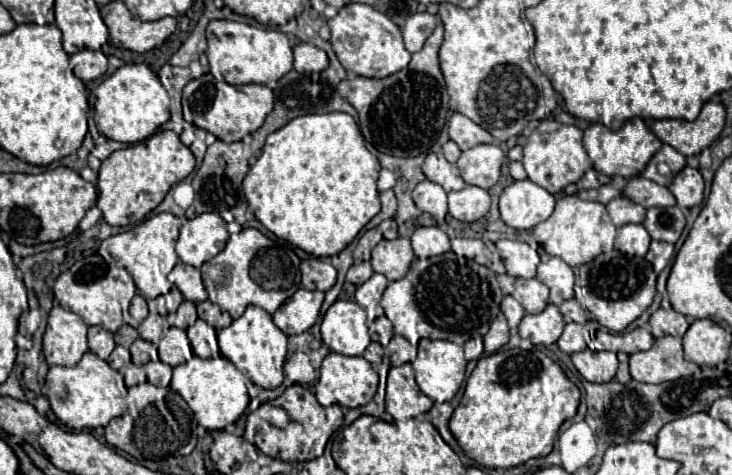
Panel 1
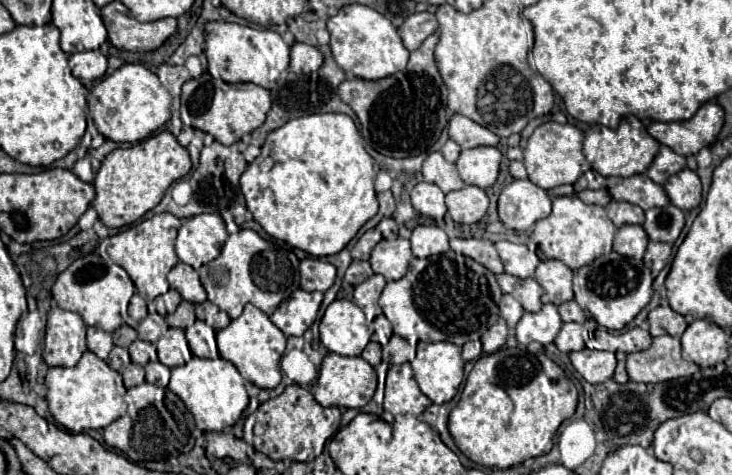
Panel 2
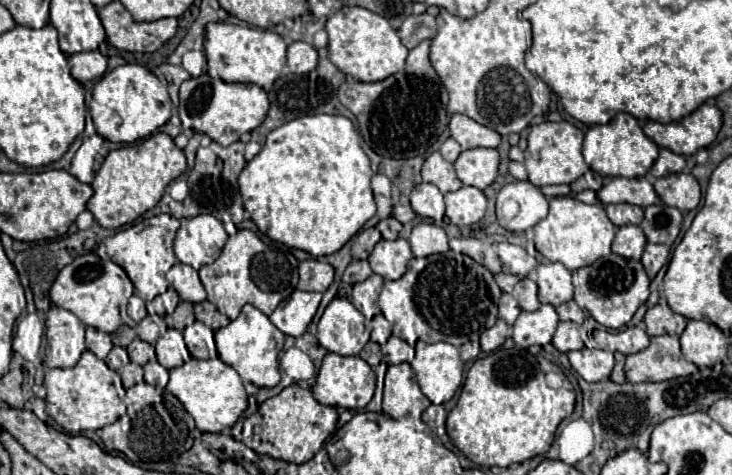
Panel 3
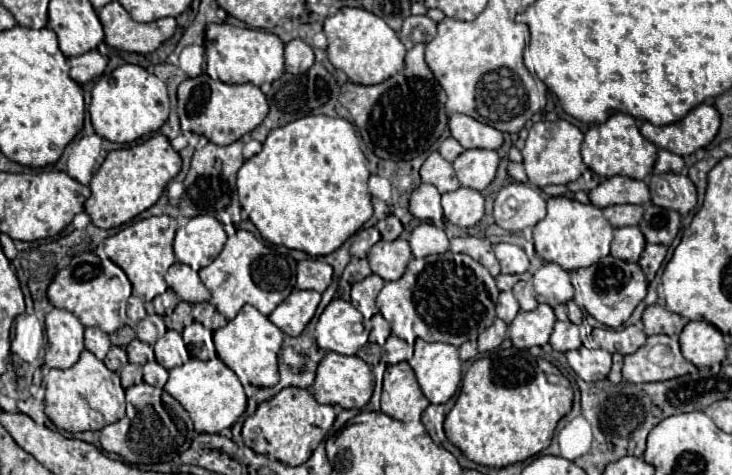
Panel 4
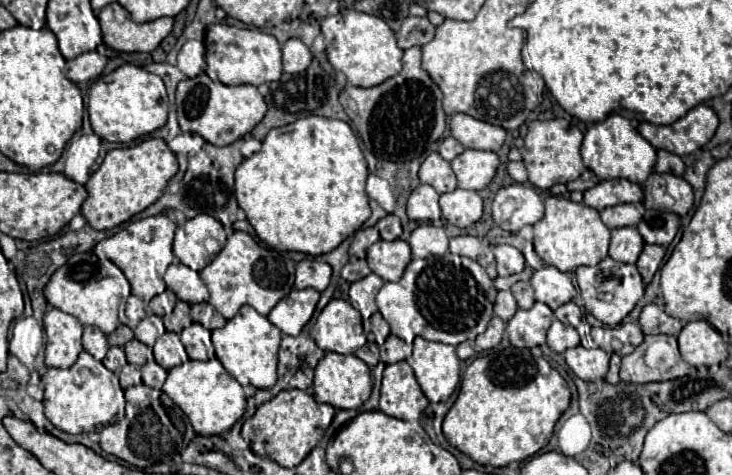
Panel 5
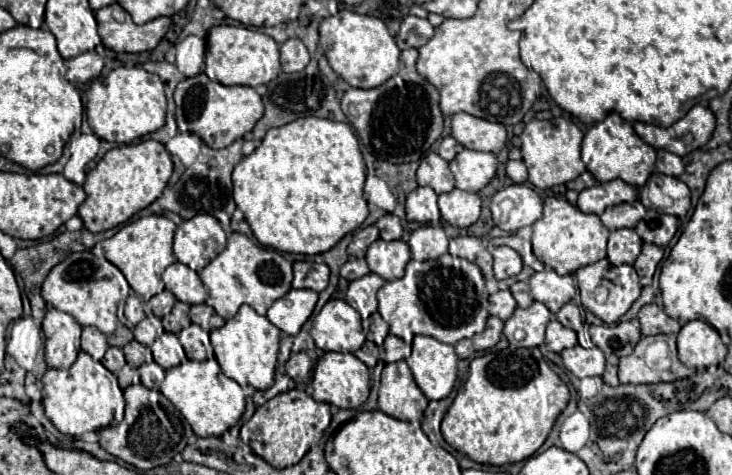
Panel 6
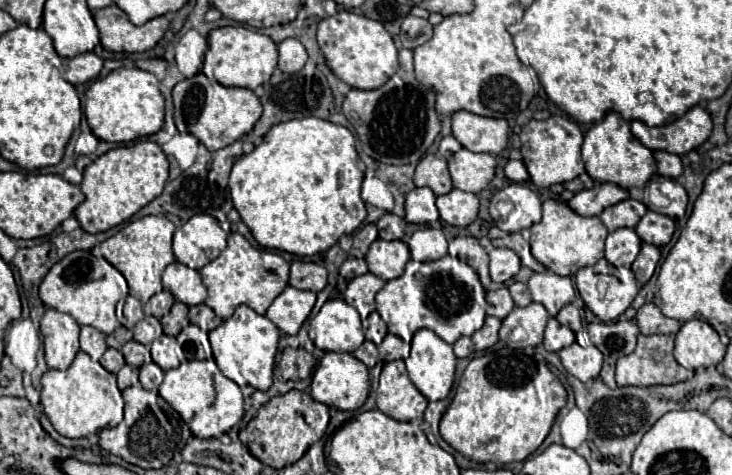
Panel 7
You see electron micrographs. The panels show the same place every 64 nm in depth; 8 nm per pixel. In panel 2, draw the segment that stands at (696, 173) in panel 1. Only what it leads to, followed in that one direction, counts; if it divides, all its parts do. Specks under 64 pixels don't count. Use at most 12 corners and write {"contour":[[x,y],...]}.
{"contour":[[690,168],[664,184],[670,202],[692,210],[702,202],[700,178]]}

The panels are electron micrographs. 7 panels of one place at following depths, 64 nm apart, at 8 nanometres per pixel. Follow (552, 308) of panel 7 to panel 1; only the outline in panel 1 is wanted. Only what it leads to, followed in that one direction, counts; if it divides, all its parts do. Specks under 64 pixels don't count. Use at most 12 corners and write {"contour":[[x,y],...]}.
{"contour":[[562,258],[538,266],[550,304],[574,298],[574,270]]}

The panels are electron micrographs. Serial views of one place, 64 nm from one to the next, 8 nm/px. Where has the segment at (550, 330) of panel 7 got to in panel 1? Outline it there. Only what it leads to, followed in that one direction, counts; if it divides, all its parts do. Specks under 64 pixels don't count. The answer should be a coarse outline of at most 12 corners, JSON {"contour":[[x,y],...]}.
{"contour":[[566,324],[558,348],[574,354],[586,348],[582,326]]}

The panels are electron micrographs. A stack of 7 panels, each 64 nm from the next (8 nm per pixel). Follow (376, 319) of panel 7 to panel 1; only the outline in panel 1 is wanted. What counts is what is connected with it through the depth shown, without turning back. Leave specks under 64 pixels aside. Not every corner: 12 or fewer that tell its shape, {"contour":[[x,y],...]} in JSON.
{"contour":[[385,315],[375,320],[376,333],[371,336],[387,346],[393,336],[393,325]]}

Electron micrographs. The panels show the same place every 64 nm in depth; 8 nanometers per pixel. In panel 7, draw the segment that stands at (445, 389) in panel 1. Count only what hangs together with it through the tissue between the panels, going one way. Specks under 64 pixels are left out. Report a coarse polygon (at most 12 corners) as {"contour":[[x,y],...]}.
{"contour":[[418,330],[406,358],[428,398],[450,394],[456,354],[432,330]]}

